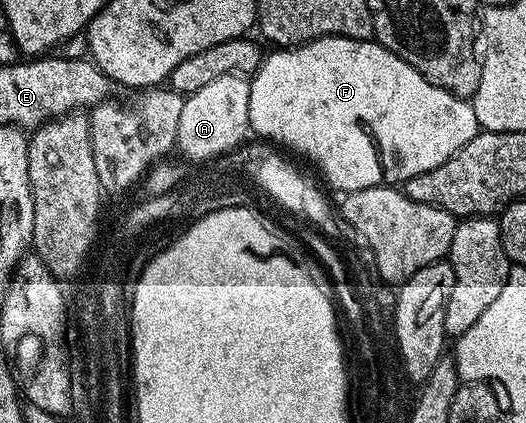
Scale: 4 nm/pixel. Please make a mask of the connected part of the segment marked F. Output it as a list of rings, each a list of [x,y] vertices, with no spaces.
[[[323,36],[317,40],[311,40],[308,44],[297,44],[295,48],[276,48],[272,53],[265,55],[260,61],[260,69],[253,72],[250,77],[250,118],[248,119],[248,127],[253,133],[257,132],[257,137],[263,138],[265,141],[271,142],[273,145],[279,146],[281,149],[289,148],[292,152],[297,152],[300,156],[305,156],[310,163],[316,164],[318,171],[324,175],[324,180],[332,188],[337,188],[340,194],[349,192],[357,192],[358,190],[366,190],[367,188],[379,188],[381,186],[400,186],[405,180],[414,178],[418,174],[426,174],[426,170],[434,170],[434,166],[442,166],[442,162],[446,162],[446,158],[450,158],[458,150],[462,150],[462,146],[466,146],[466,142],[470,142],[476,136],[478,125],[475,118],[475,112],[471,103],[463,96],[455,96],[446,90],[442,90],[438,86],[434,86],[430,82],[426,82],[426,78],[422,78],[422,74],[418,74],[418,70],[414,70],[414,66],[410,66],[402,58],[398,58],[398,54],[394,54],[388,48],[384,48],[381,44],[377,44],[375,39],[355,40],[354,38],[346,38],[345,36]]]

